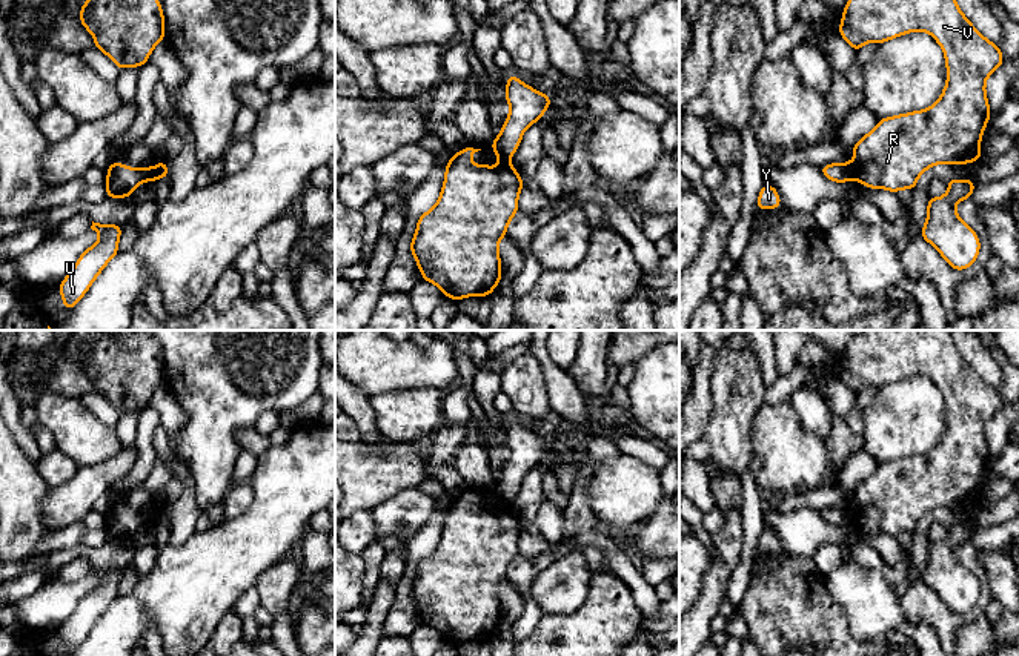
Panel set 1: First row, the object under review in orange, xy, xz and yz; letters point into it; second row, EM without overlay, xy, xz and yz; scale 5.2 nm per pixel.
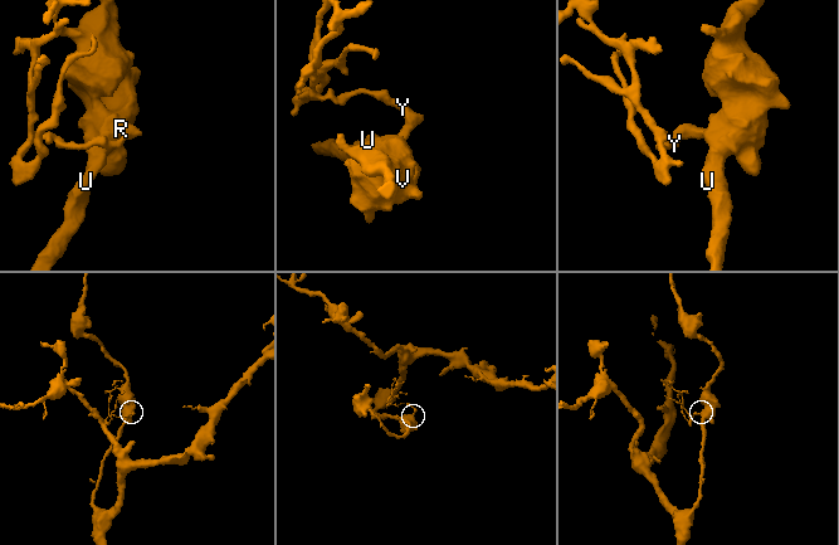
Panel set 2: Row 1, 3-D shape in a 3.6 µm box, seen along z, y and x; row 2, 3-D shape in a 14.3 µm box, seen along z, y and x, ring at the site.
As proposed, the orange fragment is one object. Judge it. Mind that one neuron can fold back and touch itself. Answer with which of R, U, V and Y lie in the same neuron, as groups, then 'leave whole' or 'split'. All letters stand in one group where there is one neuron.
R U V / Y | split

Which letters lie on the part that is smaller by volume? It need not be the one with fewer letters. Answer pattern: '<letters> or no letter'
Y

